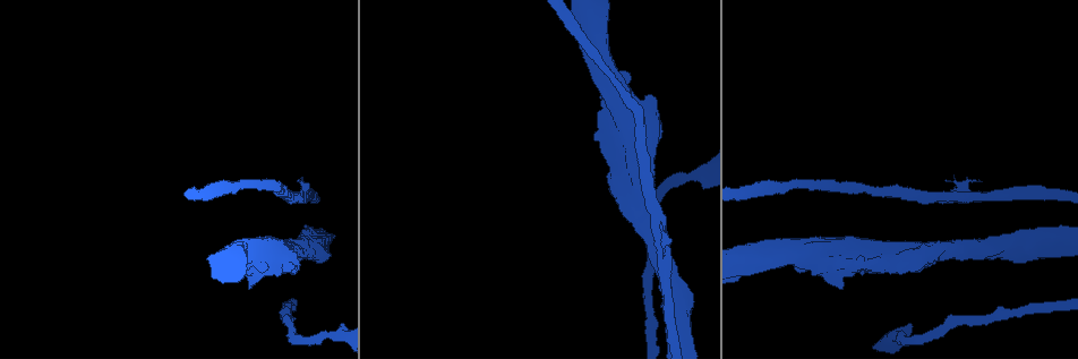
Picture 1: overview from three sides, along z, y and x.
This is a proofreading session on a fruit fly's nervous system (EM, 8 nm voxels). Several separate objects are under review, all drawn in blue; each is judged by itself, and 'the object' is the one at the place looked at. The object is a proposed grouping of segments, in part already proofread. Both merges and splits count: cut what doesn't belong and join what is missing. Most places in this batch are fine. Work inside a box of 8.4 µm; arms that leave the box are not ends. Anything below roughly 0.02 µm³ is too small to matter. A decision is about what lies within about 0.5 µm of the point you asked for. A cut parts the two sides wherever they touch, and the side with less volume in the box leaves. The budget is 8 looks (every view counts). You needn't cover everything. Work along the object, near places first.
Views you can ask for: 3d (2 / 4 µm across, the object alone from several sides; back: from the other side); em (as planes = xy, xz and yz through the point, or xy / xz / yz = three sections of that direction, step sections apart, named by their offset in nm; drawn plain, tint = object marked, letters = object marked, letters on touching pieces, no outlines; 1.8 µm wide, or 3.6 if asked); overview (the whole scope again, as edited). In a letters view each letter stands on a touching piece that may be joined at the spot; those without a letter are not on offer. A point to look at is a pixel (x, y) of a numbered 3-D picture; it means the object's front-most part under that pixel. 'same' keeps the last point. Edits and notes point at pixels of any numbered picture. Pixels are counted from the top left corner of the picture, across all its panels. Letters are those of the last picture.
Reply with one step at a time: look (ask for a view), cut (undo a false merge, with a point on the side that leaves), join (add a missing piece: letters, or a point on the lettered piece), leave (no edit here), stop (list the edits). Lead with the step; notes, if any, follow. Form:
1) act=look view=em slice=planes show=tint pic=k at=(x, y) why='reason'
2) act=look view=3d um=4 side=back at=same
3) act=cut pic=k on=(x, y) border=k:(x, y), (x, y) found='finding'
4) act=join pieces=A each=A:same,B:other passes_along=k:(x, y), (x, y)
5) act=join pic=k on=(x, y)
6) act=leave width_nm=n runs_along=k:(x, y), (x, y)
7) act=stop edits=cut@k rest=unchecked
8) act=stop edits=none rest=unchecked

act=look view=3d um=4 pic=1 at=(638, 191) why='a fork'

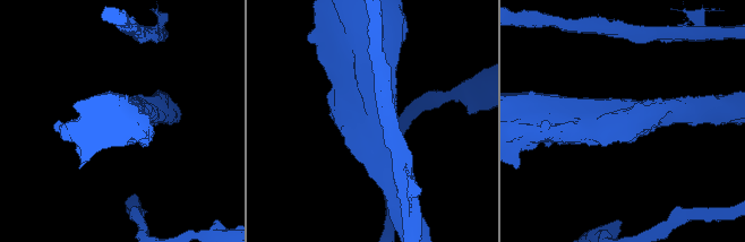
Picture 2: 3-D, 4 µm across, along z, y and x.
act=look view=em um=3.6 slice=planes show=tint pic=2 at=(375, 116)

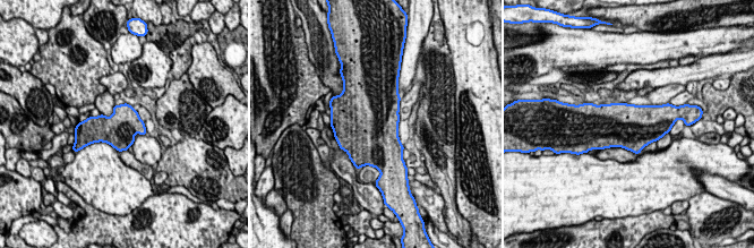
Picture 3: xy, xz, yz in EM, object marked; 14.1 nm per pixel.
act=look view=em um=3.6 slice=planes show=letters at=same why='see the neighbours'

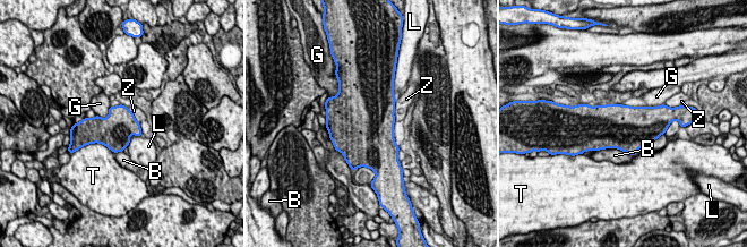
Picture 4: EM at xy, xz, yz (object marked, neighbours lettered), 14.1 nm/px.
act=leave each=B:other,G:other,L:other,T:other,Z:other found='all the same cell'

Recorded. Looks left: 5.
act=look view=3d um=4 pic=1 at=(249, 286) why='free end'

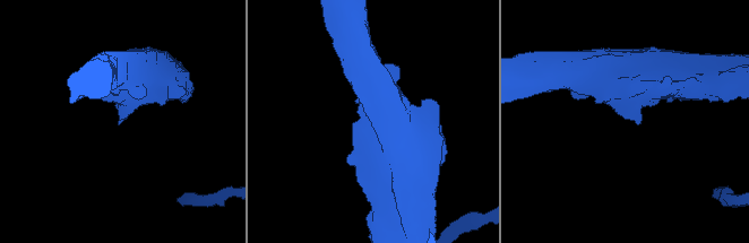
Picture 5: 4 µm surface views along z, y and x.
act=look view=em slice=planes show=letters pic=5 at=(119, 122)

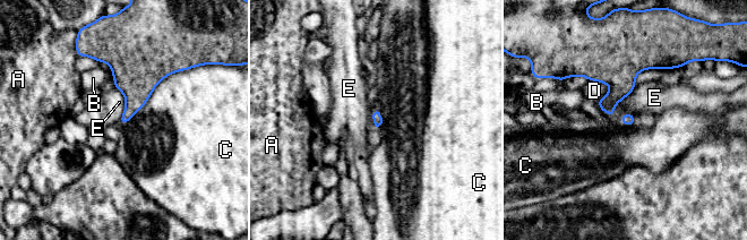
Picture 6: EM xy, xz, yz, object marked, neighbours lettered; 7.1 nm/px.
act=leave longest_contact=C:600nm each=A:other,B:other,C:other,D:other,E:other border=6:(114, 86), (125, 99), (118, 122) found='none of them fits'

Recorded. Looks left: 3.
act=look view=3d um=2 side=back pic=1 at=(285, 311) why='thin neck'

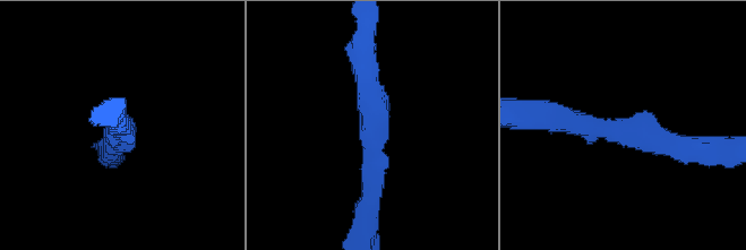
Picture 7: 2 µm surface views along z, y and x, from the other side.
act=look view=em slice=planes show=letters pic=7 at=(373, 160) arm_widths_nm=190,200 why='now the EM'

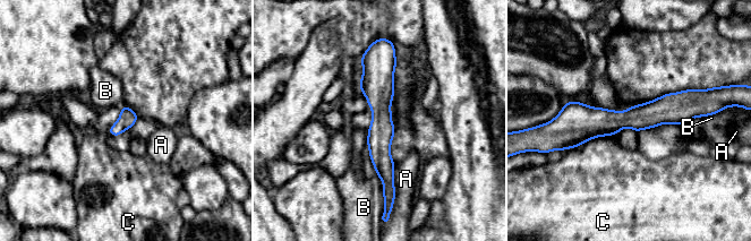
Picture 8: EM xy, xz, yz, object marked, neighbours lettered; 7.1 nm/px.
act=leave longest_contact=C:240nm each=A:other,B:other,C:other runs_along=8:(374, 51), (385, 187) found='continuous, no second cell'

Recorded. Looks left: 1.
act=stop edits=none rest=unchecked

